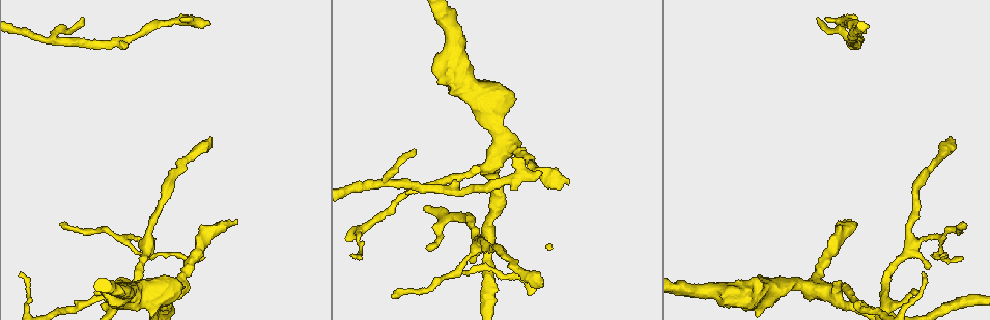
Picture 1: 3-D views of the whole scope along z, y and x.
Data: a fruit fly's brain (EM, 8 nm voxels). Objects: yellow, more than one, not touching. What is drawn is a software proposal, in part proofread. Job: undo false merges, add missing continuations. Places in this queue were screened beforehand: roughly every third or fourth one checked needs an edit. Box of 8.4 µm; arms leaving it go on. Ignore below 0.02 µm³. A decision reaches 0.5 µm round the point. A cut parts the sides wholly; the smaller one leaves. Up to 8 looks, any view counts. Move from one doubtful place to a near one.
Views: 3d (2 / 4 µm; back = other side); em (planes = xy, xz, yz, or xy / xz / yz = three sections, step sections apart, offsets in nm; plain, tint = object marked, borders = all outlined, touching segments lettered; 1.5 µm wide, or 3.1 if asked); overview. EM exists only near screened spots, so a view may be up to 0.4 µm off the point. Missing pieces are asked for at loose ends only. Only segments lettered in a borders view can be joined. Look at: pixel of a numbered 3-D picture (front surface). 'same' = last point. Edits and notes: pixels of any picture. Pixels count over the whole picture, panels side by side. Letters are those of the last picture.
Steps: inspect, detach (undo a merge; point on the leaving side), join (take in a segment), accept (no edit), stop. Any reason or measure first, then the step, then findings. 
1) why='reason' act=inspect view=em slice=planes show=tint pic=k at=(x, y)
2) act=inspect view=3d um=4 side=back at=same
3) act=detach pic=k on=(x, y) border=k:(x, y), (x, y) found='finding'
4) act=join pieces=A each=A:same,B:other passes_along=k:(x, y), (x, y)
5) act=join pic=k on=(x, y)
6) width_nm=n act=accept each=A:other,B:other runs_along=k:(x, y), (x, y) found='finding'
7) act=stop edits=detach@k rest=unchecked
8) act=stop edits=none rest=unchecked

why='sharp bend' act=inspect view=3d um=4 pic=1 at=(387, 181)

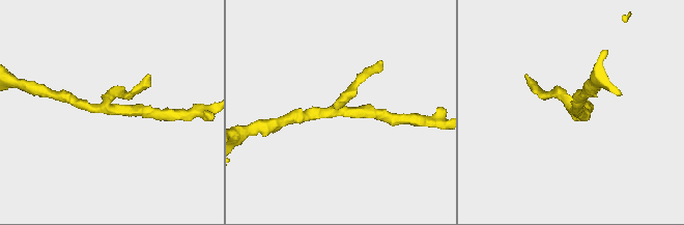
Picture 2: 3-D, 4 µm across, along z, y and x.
why='shape alone is not enough' act=inspect view=em slice=xz step=4 show=tint pic=2 at=(107, 110)

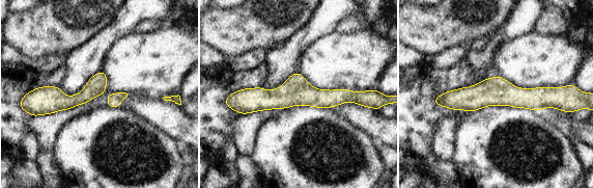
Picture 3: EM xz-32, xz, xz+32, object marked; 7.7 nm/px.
act=inspect view=em slice=planes show=borders at=same

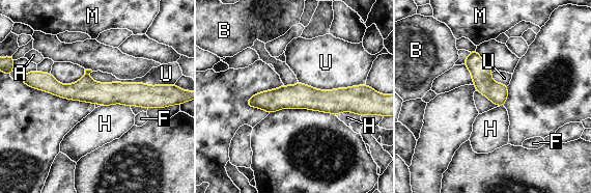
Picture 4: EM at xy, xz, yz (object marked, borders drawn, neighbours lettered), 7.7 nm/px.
longest_contact=U:600nm act=accept each=A:other,B:other,F:other,H:other,M:other,U:other runs_along=4:(34, 83), (68, 91), (158, 89) found='continuous, no second cell'

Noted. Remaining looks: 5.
why='calibre changes' act=inspect view=3d um=4 pic=1 at=(490, 109)

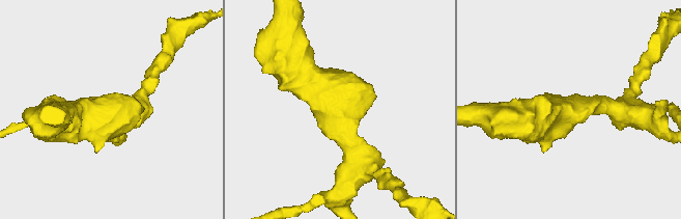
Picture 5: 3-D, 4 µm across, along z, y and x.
act=inspect view=em slice=planes show=borders pic=5 at=(340, 114)

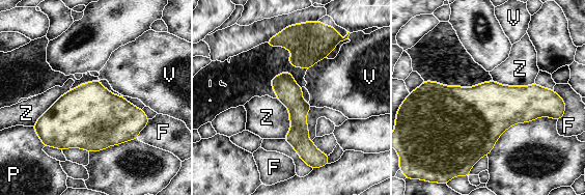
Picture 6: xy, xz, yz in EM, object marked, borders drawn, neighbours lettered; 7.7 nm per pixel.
act=accept each=F:other,P:other,V:other,Z:other runs_along=6:(286, 74), (300, 150) found='one cell here'

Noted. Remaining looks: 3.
why='long arm stops here' act=inspect view=em slice=xy step=4 show=tint pic=1 at=(543, 281)

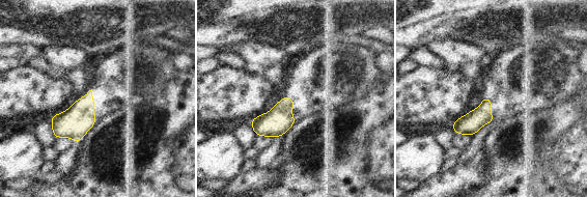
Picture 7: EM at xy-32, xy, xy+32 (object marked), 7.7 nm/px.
act=inspect view=em slice=planes show=borders at=same

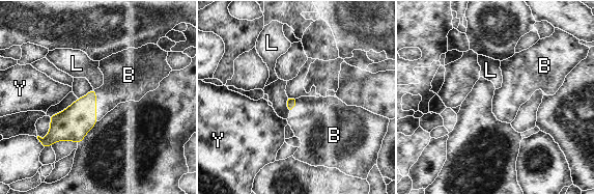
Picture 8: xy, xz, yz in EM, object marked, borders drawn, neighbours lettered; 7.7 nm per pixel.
act=join pic=8 on=(120, 84) each=B:same,L:other,Y:other passes_along=8:(73, 123), (95, 105), (120, 84) found='the cell continues'

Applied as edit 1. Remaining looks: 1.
act=stop edits=join@8 rest=unchecked

